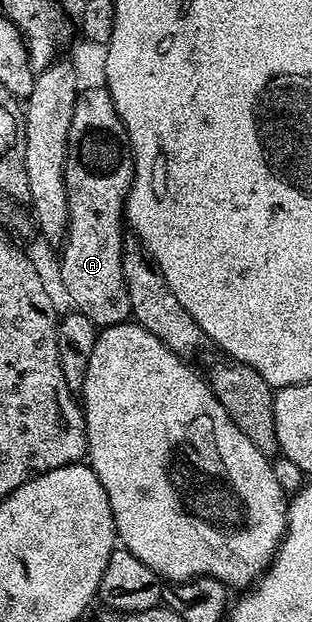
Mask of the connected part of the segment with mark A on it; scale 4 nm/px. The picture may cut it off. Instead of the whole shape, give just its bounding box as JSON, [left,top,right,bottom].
[58,88,134,328]

